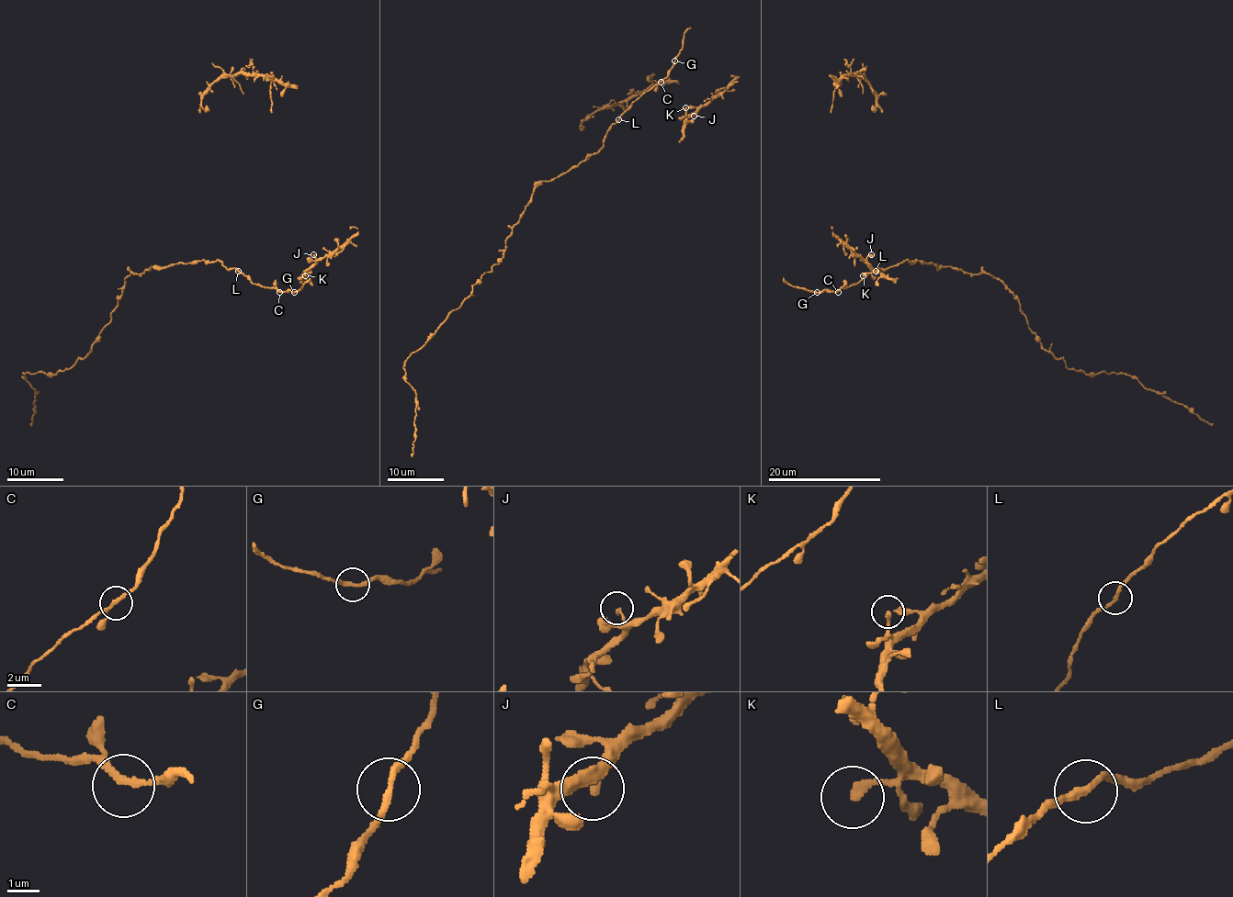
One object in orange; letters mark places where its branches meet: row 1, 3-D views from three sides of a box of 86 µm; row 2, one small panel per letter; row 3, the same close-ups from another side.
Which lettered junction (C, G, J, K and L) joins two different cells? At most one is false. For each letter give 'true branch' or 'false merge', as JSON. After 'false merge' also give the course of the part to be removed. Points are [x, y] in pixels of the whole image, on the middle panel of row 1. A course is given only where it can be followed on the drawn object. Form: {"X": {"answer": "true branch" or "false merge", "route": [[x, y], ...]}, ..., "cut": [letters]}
{"C": {"answer": "true branch"}, "G": {"answer": "true branch"}, "J": {"answer": "true branch"}, "K": {"answer": "true branch"}, "L": {"answer": "true branch"}, "cut": []}

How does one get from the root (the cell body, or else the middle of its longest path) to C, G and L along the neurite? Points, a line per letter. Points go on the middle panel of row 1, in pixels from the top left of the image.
C: (605, 135), (606, 129), (634, 102), (661, 82)
G: (605, 135), (606, 129), (634, 102), (667, 75), (674, 61)
L: (605, 135), (606, 129), (618, 120)

